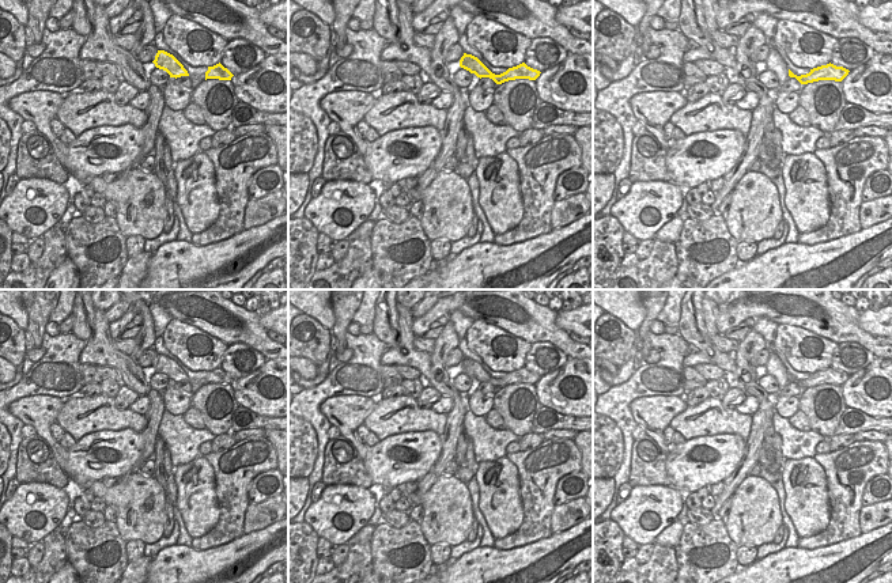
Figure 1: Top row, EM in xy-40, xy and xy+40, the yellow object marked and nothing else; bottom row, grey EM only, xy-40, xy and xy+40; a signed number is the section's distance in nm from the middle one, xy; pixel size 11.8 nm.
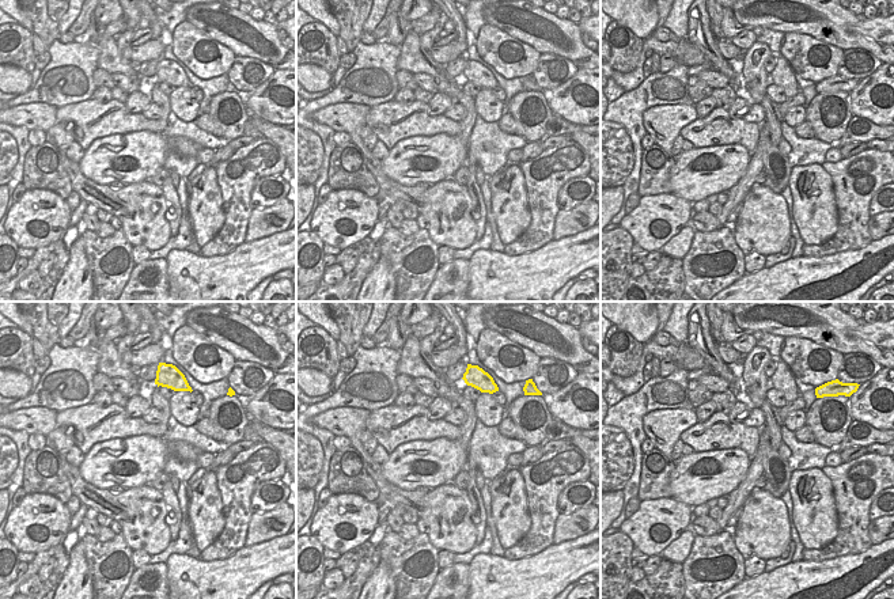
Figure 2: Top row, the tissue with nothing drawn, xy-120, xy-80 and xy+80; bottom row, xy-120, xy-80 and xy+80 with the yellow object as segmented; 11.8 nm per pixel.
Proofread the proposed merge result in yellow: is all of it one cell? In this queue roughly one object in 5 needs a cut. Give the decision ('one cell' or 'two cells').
one cell

